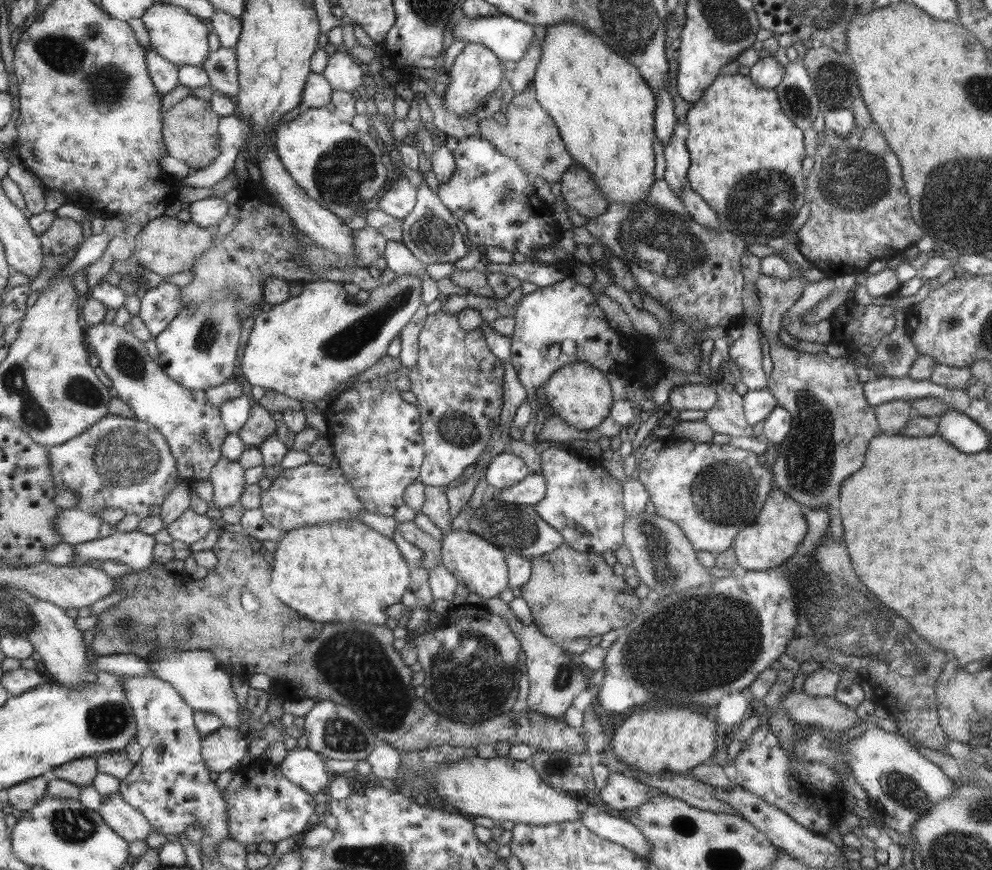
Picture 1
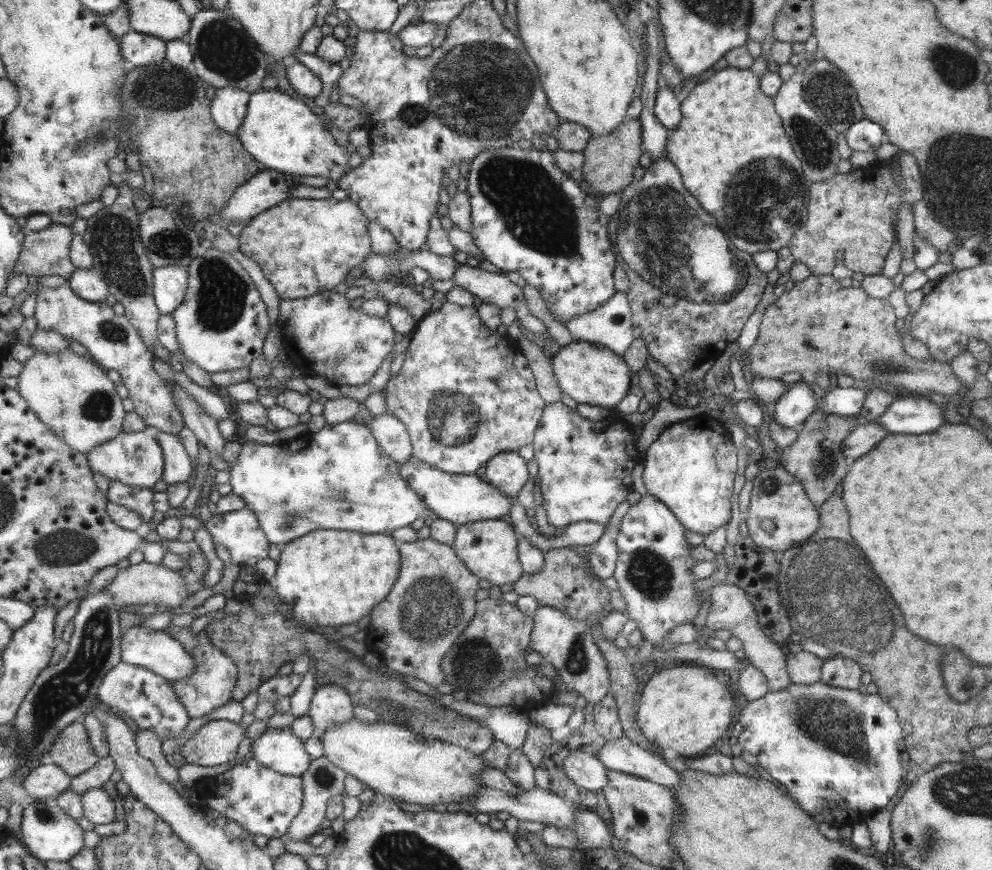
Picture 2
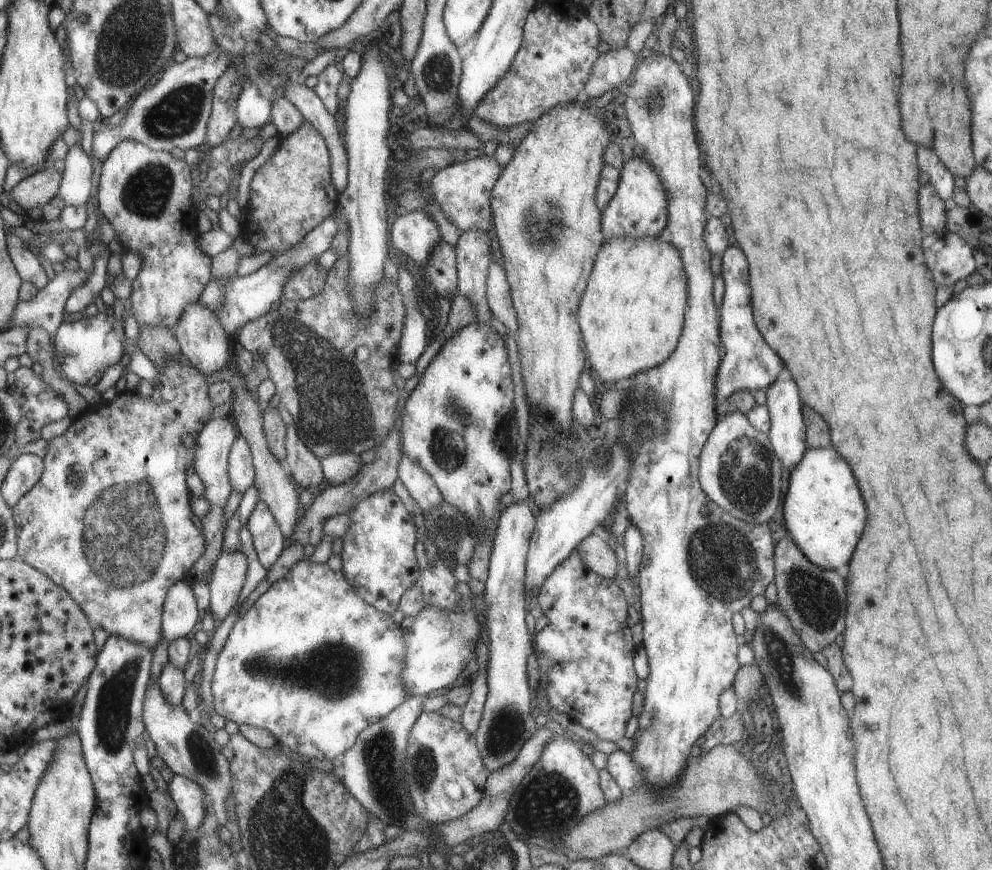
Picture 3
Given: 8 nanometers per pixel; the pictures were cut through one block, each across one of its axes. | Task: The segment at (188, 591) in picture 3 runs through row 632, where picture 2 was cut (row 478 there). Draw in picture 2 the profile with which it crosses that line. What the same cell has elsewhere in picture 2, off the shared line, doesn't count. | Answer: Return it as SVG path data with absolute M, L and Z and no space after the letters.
M148 430L164 455L164 474L160 478L166 484L185 482L191 474L191 460L176 434Z

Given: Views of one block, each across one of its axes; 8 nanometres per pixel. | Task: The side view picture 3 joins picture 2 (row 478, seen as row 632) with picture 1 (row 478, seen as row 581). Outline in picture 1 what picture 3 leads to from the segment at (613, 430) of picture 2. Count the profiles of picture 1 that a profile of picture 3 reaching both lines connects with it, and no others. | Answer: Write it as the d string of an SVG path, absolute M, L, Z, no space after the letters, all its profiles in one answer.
M551 446L540 453L538 473L545 479L545 496L534 505L539 515L549 526L559 531L564 538L563 544L577 552L603 554L607 550L616 551L624 541L624 504L621 504L621 482L611 476L599 464L599 460L588 459L569 452L568 448Z

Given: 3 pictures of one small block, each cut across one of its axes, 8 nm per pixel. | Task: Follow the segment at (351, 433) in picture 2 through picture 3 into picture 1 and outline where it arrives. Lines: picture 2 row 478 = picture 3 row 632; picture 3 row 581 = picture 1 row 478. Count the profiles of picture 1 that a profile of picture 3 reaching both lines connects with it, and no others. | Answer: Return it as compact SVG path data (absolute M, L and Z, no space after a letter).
M312 461L297 468L282 469L271 481L267 490L261 490L259 509L269 525L279 532L313 526L317 523L331 523L337 520L357 520L362 508L356 489L341 468L331 468L329 464L319 465Z

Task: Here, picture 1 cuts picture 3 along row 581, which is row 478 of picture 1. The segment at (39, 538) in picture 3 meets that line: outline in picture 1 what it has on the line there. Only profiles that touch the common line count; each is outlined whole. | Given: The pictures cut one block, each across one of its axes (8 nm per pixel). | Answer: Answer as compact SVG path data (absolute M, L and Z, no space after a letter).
M109 413L99 423L87 430L81 437L73 438L60 446L51 448L51 468L57 490L69 490L77 498L77 507L97 515L103 508L119 508L125 514L145 518L152 507L160 506L169 490L177 484L176 458L168 447L167 440L149 423L137 419L115 416Z

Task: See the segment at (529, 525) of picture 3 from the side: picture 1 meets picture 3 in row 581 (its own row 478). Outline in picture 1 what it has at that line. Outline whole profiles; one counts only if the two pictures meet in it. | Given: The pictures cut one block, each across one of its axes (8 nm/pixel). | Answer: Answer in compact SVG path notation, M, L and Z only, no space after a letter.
M501 452L491 458L484 477L492 489L501 490L515 485L519 480L523 481L527 474L529 470L520 457Z

